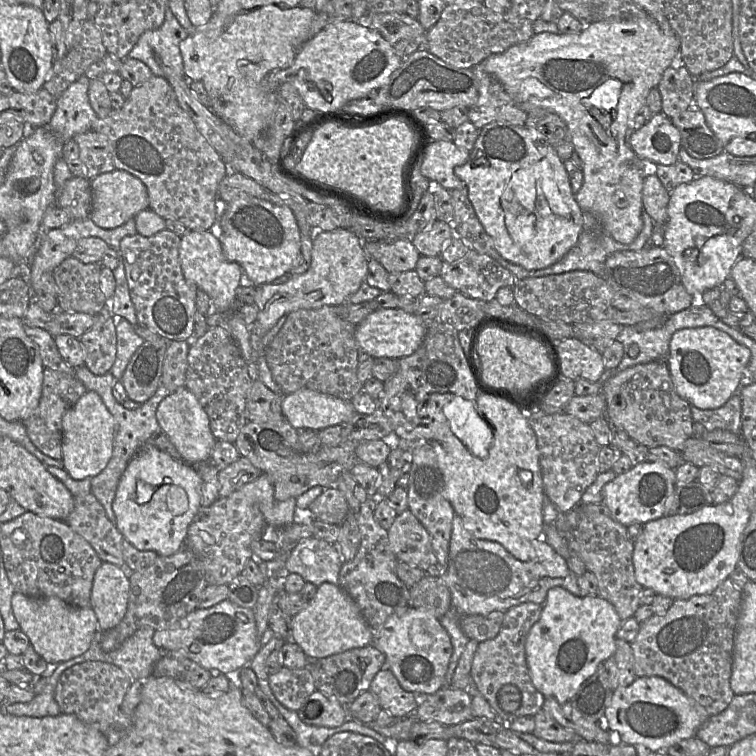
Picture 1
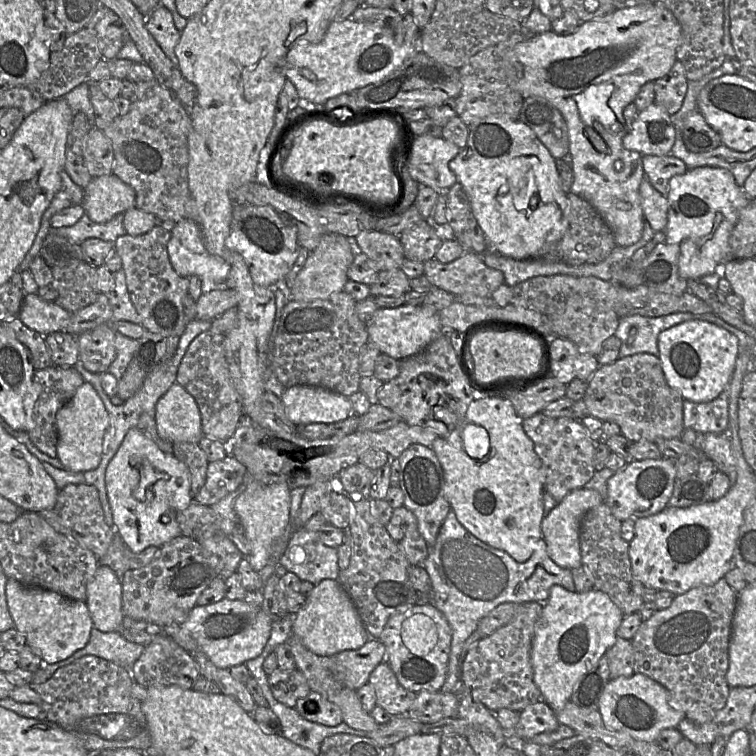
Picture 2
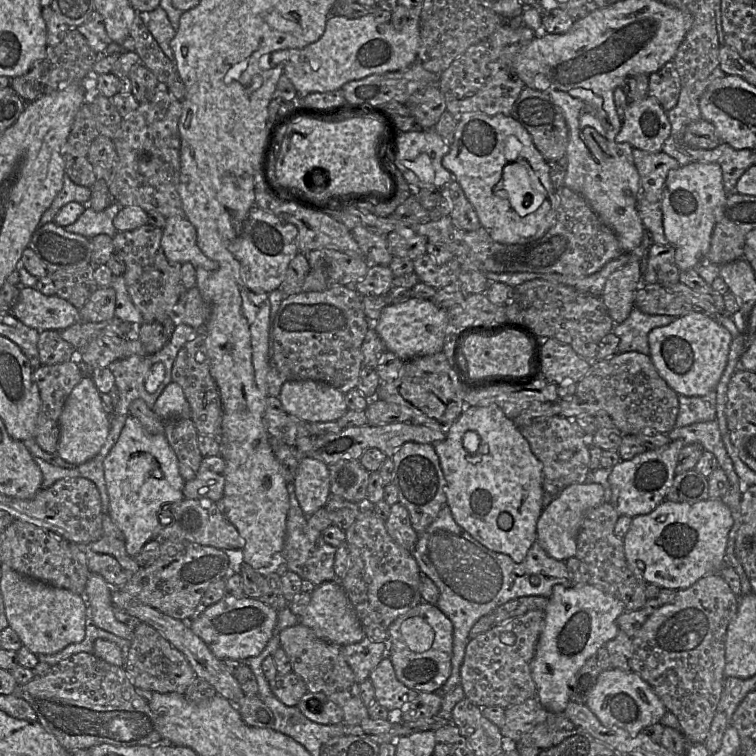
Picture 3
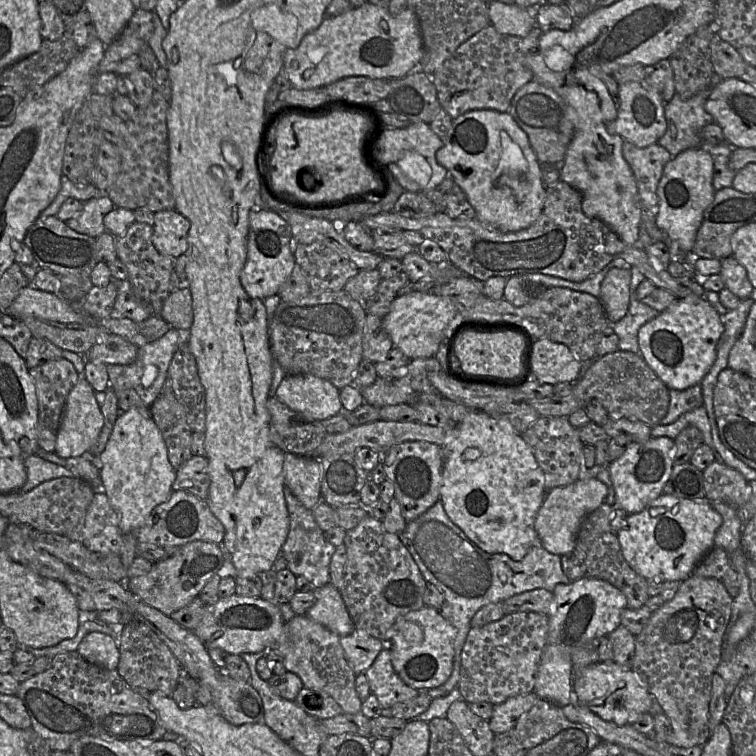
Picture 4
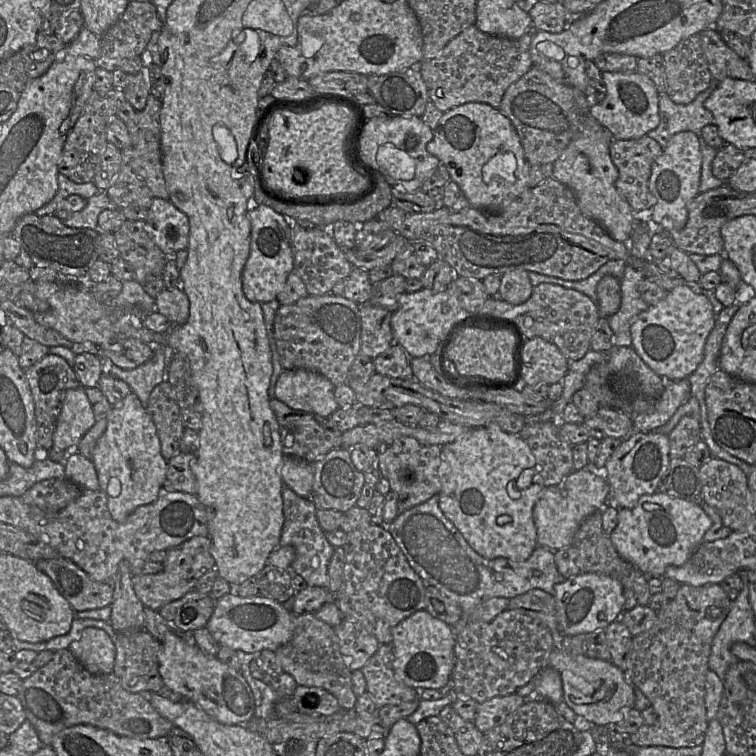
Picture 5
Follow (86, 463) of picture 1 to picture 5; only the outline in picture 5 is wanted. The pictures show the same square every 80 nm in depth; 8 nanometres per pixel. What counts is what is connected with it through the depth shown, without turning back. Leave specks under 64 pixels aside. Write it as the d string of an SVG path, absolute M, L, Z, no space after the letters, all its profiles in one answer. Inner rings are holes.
M80 386L66 392L54 433L55 449L71 452L85 433L95 424L93 405L85 388Z

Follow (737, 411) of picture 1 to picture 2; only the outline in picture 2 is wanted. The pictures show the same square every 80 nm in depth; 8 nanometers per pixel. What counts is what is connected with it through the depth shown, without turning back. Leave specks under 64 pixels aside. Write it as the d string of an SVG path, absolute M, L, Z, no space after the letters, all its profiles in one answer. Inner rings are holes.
M728 386L716 399L710 402L696 403L684 399L684 428L702 433L722 433L726 435L729 424L728 399Z

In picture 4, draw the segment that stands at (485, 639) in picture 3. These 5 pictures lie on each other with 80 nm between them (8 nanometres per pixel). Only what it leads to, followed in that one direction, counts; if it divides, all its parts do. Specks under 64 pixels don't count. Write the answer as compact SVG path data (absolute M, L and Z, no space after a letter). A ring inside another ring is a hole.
M538 612L505 614L482 627L471 627L461 652L457 685L461 699L500 704L510 697L532 693L548 630L548 616Z

